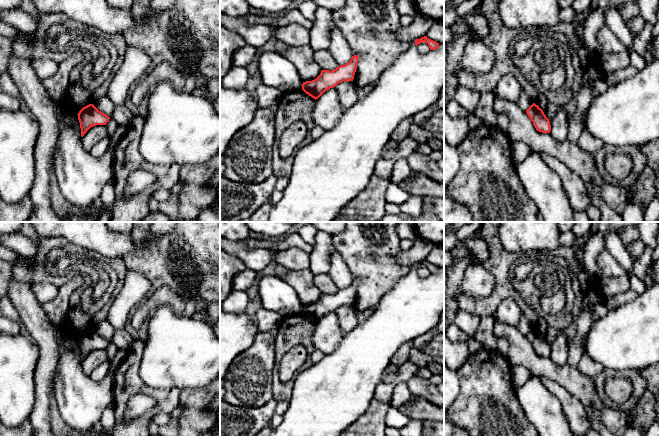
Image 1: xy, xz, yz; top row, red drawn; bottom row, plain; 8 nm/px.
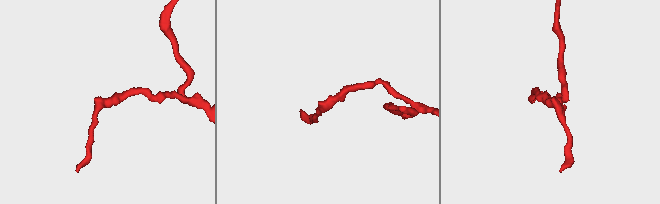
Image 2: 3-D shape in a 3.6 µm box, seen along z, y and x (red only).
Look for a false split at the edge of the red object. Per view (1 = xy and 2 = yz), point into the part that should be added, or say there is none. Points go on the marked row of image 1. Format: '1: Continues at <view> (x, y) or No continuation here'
1: No continuation here
2: No continuation here

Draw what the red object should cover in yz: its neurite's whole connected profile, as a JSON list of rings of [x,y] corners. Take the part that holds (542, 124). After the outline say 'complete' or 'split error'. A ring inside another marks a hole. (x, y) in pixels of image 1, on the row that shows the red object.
[[[533,103],[527,110],[527,115],[533,122],[534,127],[537,131],[542,133],[550,133],[551,125],[549,119],[544,114],[543,110]]]; complete

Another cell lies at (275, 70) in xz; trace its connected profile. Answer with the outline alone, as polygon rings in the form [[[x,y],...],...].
[[[268,51],[255,61],[258,65],[262,84],[275,87],[283,93],[302,89],[303,81],[295,66],[282,54]]]

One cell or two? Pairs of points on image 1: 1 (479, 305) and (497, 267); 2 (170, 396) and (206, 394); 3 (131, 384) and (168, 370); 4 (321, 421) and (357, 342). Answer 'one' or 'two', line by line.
1: one
2: two
3: two
4: one

